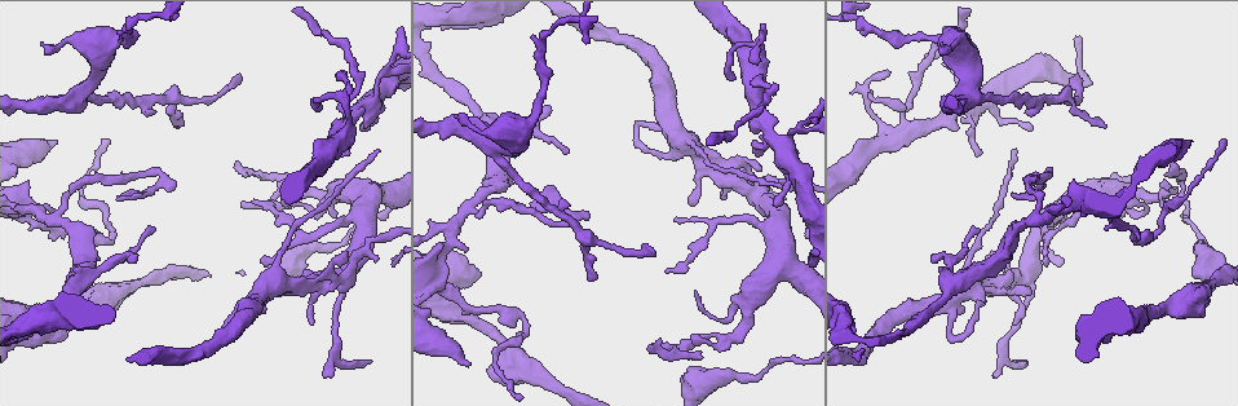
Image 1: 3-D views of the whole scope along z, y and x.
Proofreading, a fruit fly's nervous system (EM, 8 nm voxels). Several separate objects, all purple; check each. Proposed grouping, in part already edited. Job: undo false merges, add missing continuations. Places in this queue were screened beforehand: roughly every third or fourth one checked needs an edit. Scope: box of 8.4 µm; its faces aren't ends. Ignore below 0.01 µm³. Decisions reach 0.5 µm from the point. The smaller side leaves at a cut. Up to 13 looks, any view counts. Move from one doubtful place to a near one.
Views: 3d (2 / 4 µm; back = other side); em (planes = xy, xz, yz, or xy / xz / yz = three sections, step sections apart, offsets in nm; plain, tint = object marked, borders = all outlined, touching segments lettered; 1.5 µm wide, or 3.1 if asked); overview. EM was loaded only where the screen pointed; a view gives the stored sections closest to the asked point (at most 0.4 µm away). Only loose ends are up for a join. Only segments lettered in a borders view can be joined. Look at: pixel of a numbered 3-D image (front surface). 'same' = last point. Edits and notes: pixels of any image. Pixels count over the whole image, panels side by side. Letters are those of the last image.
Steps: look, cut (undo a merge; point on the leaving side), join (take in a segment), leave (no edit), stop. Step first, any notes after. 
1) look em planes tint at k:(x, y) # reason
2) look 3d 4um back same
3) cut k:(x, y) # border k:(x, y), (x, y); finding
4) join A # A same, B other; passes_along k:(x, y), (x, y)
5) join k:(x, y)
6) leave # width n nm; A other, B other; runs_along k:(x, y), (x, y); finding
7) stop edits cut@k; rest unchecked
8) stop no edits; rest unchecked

look 3d 4um at 1:(165, 181) # sharp bend

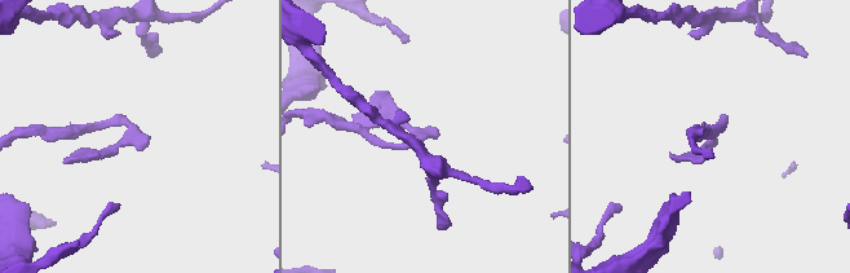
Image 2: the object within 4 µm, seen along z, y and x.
look em xz step 8 plain at 2:(419, 138) # shape alone is not enough

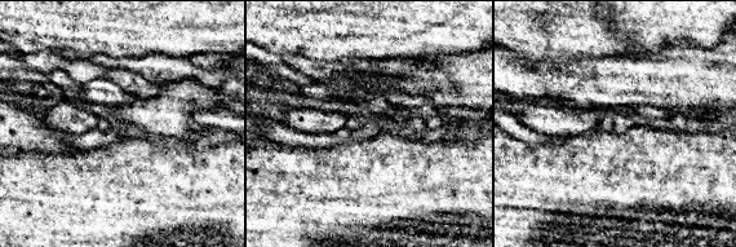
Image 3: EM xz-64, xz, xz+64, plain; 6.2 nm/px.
look em xz step 8 borders same # what lies round it

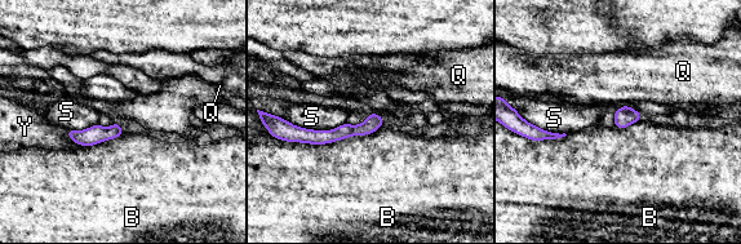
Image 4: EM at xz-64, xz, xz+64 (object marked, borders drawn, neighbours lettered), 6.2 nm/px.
leave # width 90 nm; B other, Q other, S other, Y other; border 4:(384, 122), (324, 143), (284, 141); continuous, no second cell

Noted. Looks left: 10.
look em xy step 4 tint at 1:(79, 280) # thick turns thin

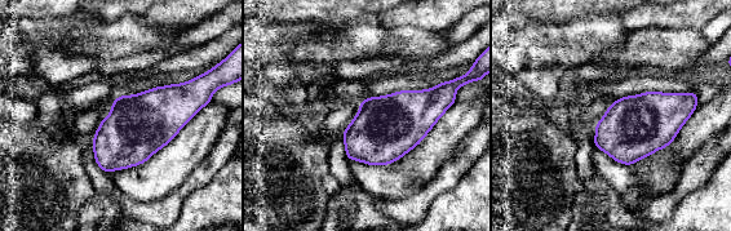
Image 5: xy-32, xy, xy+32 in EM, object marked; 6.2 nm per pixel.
look em planes borders same

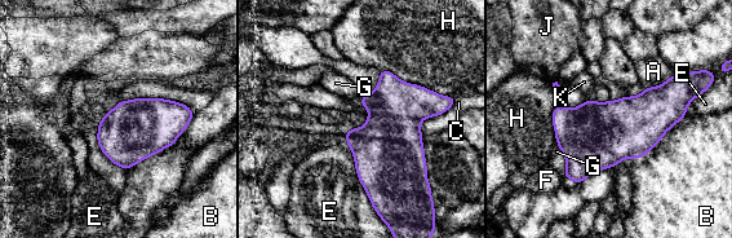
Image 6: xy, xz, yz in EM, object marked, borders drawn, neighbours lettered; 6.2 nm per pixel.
leave # width 380 nm; A other, B other, C other, E other, F other, G other, H other, J other, K other; border 6:(380, 70), (455, 98); one cell here

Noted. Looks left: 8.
look em planes borders at 1:(1150, 238) # abrupt turn

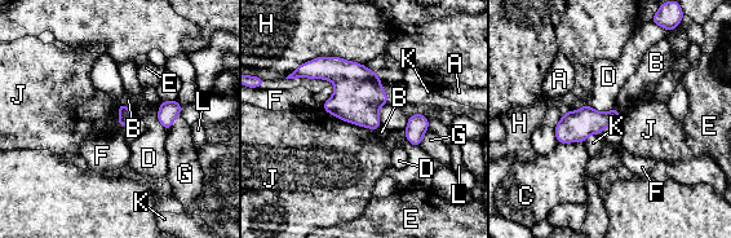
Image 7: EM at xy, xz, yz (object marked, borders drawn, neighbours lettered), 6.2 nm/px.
leave # width 80 nm; A other, B other, C other, D other, E other, F other, G other, H other, J other, K other, L other; border 7:(326, 111), (373, 131); continuous, no second cell

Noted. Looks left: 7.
look em planes borders at 1:(43, 45) # thin end

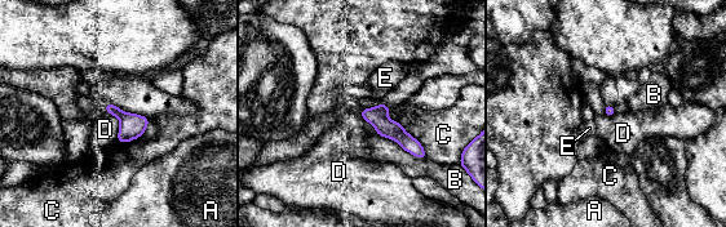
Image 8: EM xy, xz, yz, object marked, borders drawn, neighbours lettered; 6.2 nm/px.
leave # A other, B other, C other, D other, E other; none of them fits

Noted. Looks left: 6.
look 3d 4um at 1:(905, 135) # looks like a crossing

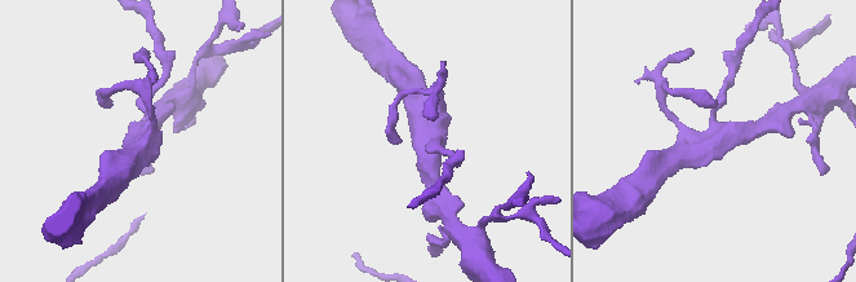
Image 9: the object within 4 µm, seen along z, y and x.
look em planes borders at 9:(144, 143) # arms 4

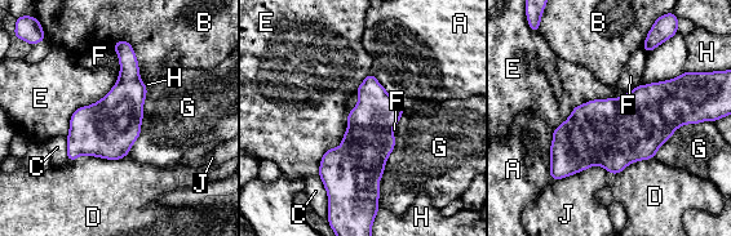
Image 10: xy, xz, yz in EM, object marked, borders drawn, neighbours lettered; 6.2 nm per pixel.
leave # A other, B other, C other, D other, E other, F other, G other, H other, J other; border 10:(627, 93), (577, 105), (553, 130); continuous, no second cell

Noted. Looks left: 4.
stop no edits; rest unchecked

